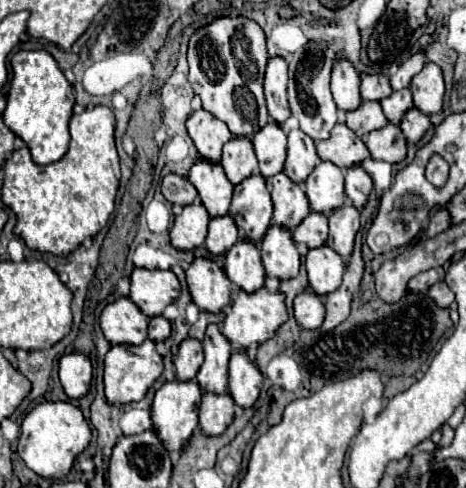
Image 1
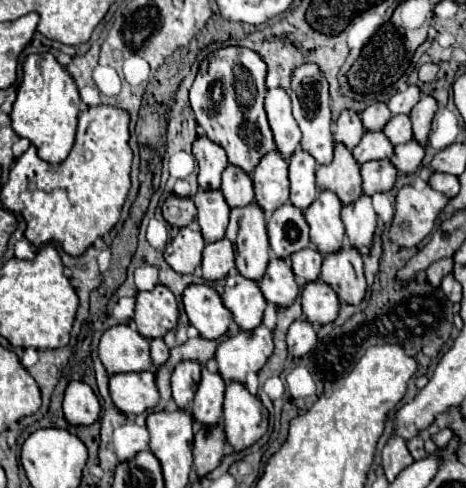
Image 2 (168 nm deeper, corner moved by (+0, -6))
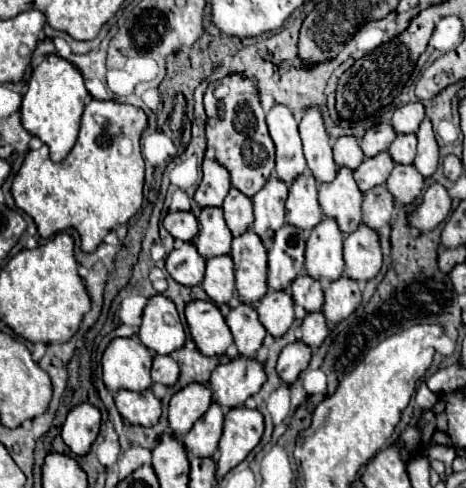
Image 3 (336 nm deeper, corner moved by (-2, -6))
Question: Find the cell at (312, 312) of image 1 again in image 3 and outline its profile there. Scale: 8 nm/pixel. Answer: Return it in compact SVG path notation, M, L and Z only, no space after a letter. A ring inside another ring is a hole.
M303 341L289 343L281 351L281 357L277 363L277 373L285 383L291 385L299 377L299 373L309 367L309 361L311 361L311 349Z

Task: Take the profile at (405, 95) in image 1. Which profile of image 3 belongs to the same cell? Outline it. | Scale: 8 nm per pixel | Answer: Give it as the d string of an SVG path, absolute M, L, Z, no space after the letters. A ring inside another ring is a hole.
M399 133L389 145L389 155L393 157L393 161L409 165L415 159L415 147L417 147L417 137L413 133Z

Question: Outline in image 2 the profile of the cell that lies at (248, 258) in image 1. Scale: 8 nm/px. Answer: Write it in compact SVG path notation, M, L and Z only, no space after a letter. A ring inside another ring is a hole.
M229 273L225 279L223 305L231 311L233 321L241 331L253 331L261 325L267 303L255 281L249 281L239 273Z

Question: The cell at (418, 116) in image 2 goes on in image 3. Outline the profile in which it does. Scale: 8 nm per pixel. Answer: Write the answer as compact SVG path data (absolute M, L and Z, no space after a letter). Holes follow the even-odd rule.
M427 117L419 125L417 139L419 139L419 145L417 145L417 157L415 157L413 165L417 167L417 171L423 177L431 177L439 163L439 147L437 147L433 129L431 129L431 121Z

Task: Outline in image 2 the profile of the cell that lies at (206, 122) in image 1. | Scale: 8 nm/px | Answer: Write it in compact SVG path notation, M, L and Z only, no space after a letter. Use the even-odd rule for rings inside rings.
M197 137L193 145L193 155L199 163L199 189L201 191L213 191L221 187L221 173L227 167L227 155L225 151L209 141L207 137Z

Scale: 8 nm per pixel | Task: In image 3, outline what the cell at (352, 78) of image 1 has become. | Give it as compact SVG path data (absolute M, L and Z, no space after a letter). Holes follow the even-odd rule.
M343 135L343 137L335 139L333 157L335 157L337 167L343 167L343 165L349 169L359 167L359 163L363 161L363 151L359 145L359 139L351 137L351 135Z

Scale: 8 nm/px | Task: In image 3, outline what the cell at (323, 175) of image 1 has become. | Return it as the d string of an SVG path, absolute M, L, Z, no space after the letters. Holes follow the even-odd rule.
M323 217L311 229L305 249L305 271L319 281L339 279L345 273L343 233L335 219Z

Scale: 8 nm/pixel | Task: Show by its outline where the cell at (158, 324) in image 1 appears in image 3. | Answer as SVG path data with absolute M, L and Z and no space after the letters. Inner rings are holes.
M155 355L151 375L153 375L153 381L173 385L179 377L179 365L171 355Z

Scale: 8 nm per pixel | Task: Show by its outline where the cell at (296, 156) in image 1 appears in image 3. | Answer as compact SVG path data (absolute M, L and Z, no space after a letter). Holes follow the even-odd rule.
M303 173L291 183L285 215L287 223L305 231L323 219L323 209L317 203L317 181L313 175Z

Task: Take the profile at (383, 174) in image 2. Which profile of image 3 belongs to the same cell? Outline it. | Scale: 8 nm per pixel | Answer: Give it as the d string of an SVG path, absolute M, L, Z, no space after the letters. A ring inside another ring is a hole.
M377 185L363 193L363 223L373 229L391 221L393 213L393 195L385 185Z

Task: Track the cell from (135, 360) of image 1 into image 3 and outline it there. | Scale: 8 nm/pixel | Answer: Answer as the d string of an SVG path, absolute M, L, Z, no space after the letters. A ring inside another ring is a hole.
M121 389L115 395L115 405L121 417L129 419L129 423L133 425L151 427L161 417L161 401L153 395L151 389L145 389L145 391Z

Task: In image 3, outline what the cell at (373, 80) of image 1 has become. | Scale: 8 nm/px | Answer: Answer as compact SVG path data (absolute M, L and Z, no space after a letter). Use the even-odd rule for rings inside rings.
M381 121L375 127L367 129L361 139L361 147L363 147L365 157L371 157L371 155L377 155L379 151L385 151L391 145L391 139L395 139L395 131L389 121Z

